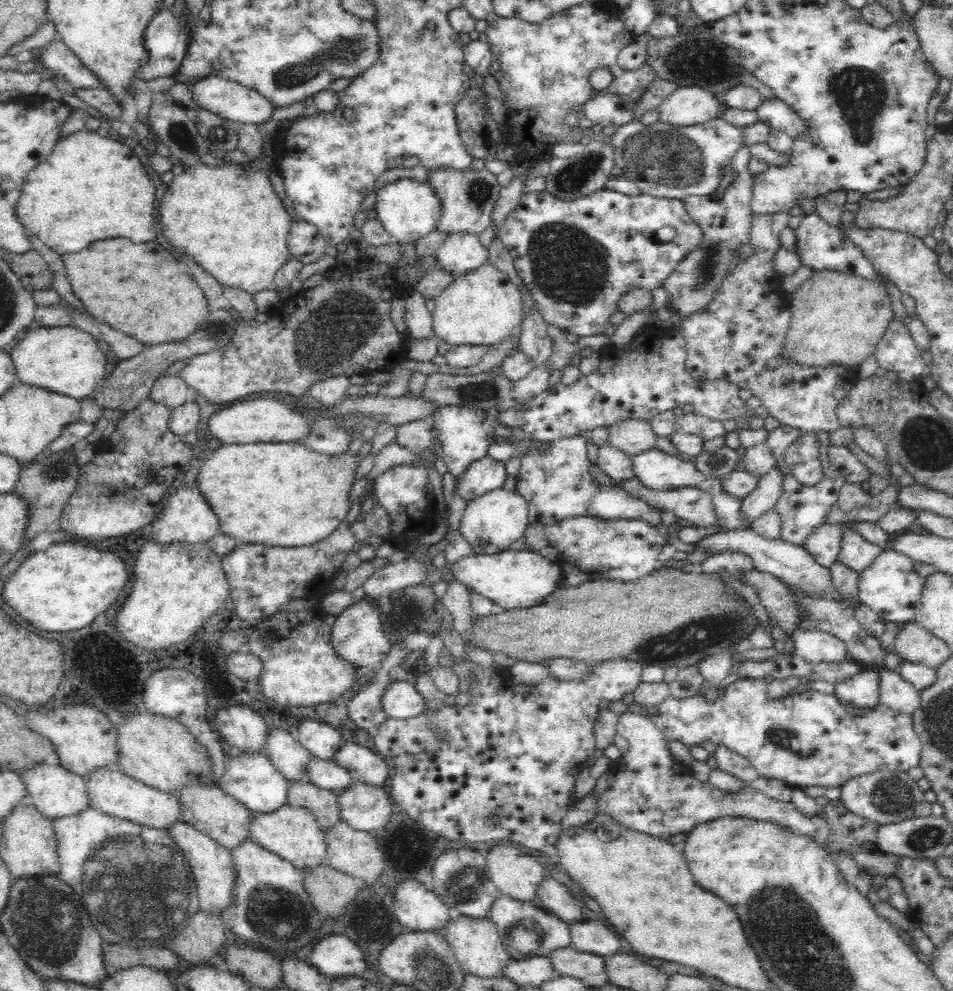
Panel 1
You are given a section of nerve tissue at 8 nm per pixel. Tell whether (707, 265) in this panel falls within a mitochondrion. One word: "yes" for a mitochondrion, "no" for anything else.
yes

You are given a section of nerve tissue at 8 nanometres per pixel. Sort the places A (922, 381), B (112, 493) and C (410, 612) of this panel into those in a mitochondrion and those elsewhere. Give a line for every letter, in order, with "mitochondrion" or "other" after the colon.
A: other
B: mitochondrion
C: mitochondrion

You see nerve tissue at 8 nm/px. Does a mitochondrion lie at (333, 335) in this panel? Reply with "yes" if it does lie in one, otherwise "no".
yes

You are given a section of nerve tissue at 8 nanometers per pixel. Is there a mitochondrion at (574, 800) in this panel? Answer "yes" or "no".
no

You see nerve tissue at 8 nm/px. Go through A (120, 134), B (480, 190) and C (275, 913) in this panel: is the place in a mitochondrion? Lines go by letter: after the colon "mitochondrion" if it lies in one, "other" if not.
A: other
B: mitochondrion
C: mitochondrion

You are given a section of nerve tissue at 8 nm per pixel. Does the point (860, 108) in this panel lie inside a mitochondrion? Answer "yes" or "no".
yes

